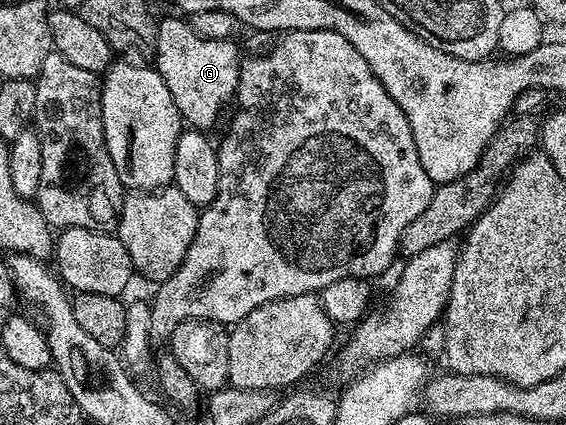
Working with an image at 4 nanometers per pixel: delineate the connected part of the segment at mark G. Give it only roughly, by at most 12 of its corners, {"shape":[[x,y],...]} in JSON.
{"shape":[[158,22],[156,69],[187,127],[218,122],[238,46]]}

